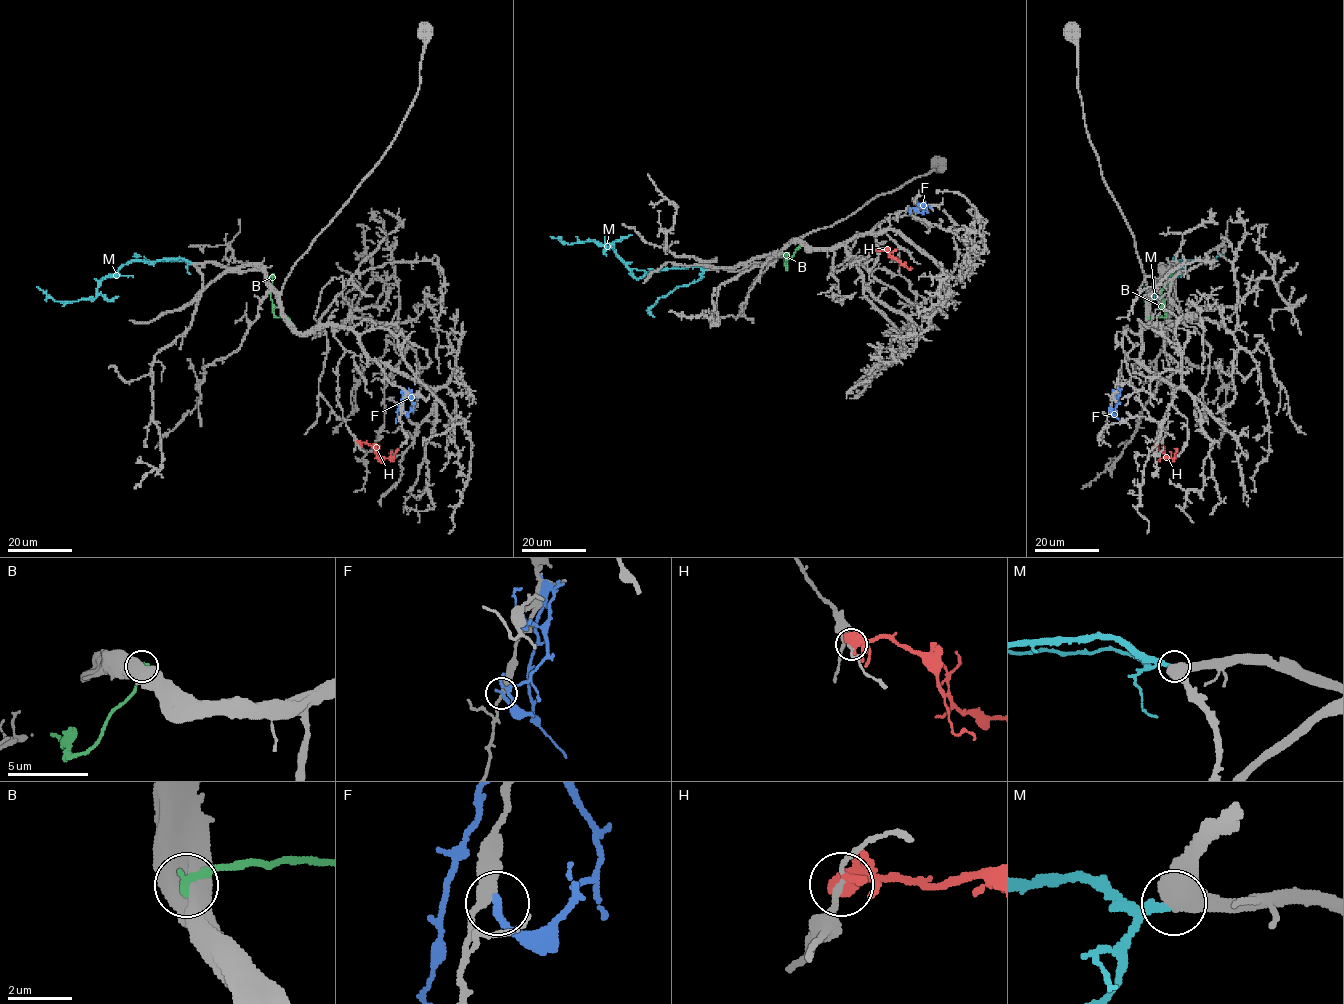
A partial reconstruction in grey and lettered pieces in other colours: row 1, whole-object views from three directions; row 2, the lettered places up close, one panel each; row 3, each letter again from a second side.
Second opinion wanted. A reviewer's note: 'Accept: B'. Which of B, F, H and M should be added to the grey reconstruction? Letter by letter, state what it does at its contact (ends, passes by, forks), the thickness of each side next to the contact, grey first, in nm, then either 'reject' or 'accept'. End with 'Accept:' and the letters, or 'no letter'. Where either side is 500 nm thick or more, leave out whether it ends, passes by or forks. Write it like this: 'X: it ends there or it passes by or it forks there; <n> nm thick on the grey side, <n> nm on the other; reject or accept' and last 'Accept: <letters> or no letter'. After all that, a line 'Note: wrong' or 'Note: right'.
B: 550 nm thick on the grey side, 260 nm on the other; reject
F: it ends there; 360 nm thick on the grey side, 240 nm on the other; reject
H: it forks there; 150 nm thick on the grey side, 400 nm on the other; reject
M: it ends there; 480 nm thick on the grey side, 280 nm on the other; accept
Accept: M
Note: wrong

